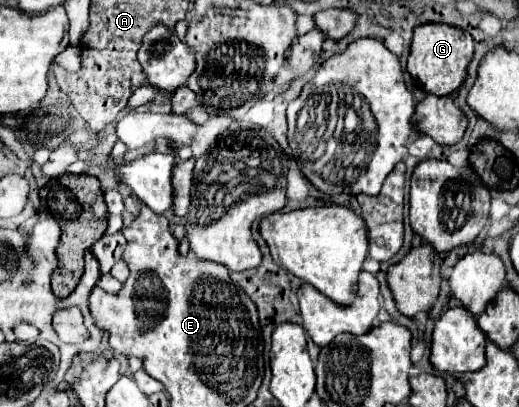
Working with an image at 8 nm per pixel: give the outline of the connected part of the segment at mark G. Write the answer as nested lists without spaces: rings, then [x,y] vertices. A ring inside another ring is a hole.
[[[428,22],[414,30],[412,52],[408,58],[408,72],[412,74],[412,78],[420,82],[422,90],[432,92],[436,96],[446,96],[462,86],[472,52],[474,52],[474,42],[466,30],[450,24]]]

